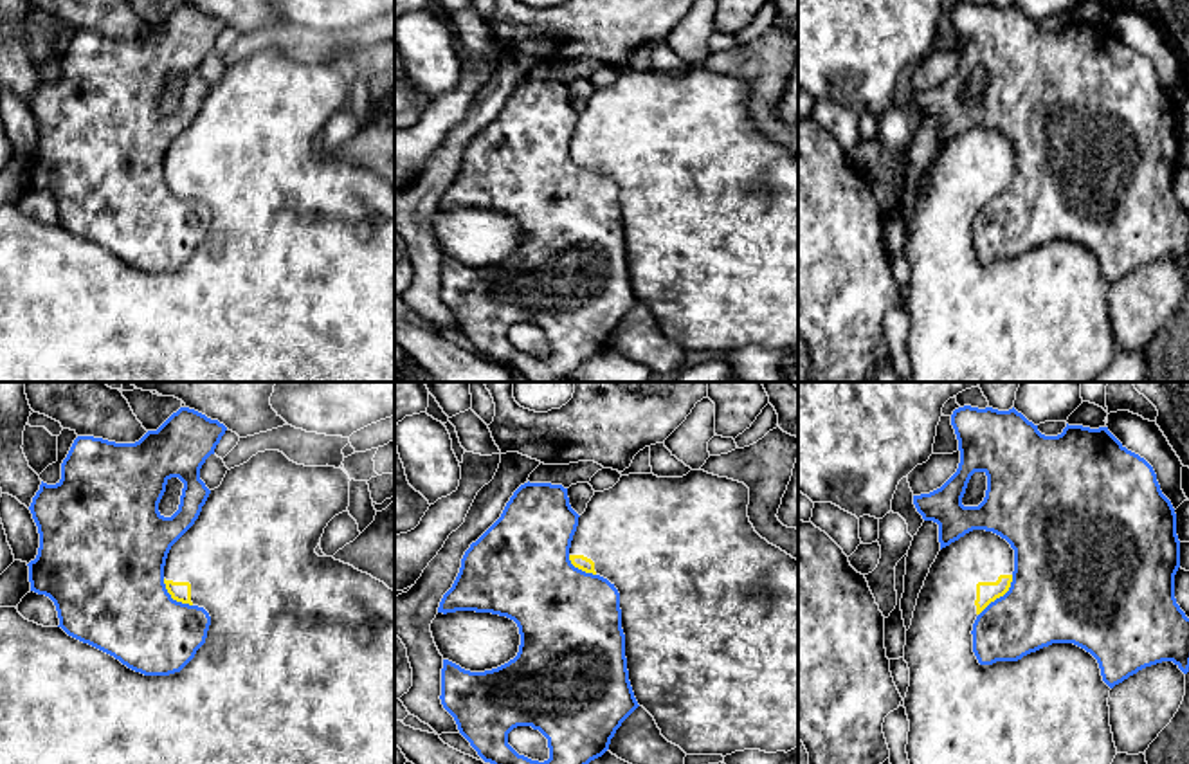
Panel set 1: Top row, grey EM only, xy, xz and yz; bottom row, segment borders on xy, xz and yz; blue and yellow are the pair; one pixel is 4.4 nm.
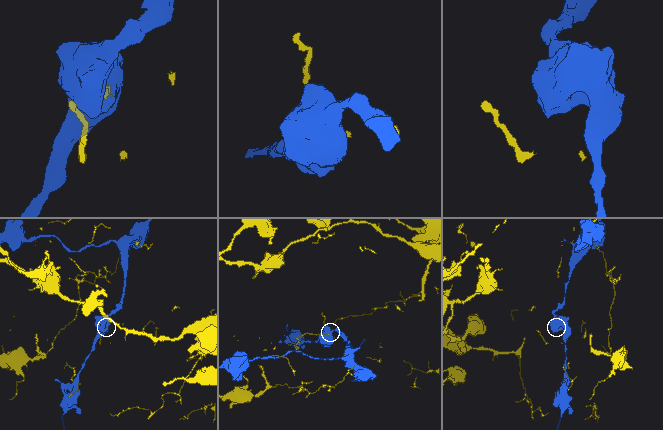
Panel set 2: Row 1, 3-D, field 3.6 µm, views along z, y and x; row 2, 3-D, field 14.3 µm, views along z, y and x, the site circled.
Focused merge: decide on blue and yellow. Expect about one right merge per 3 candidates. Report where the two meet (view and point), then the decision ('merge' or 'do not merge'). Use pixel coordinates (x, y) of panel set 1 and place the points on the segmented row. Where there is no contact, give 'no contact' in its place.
contact yz (1000, 597); do not merge

